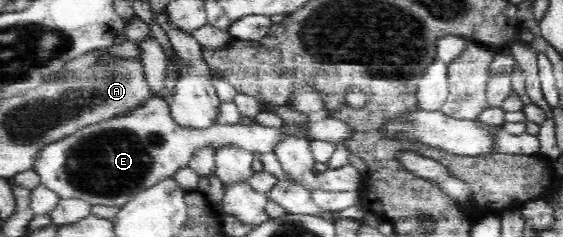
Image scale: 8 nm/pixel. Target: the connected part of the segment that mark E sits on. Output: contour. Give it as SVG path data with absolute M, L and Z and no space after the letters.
M155 95L137 107L131 116L90 124L59 142L45 146L33 166L40 184L53 189L60 199L78 198L92 205L120 208L161 179L173 177L181 167L188 166L192 154L201 147L211 147L214 151L223 145L235 145L258 158L263 153L274 152L275 145L285 135L339 145L355 132L332 116L309 122L307 126L283 124L281 127L265 127L256 122L253 125L215 123L205 129L185 128L173 120L168 104L167 100Z

